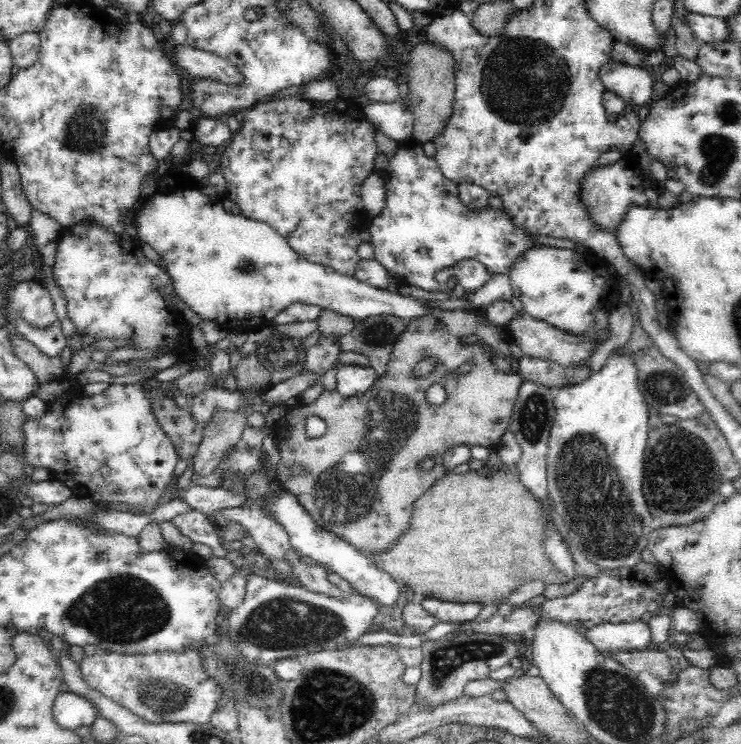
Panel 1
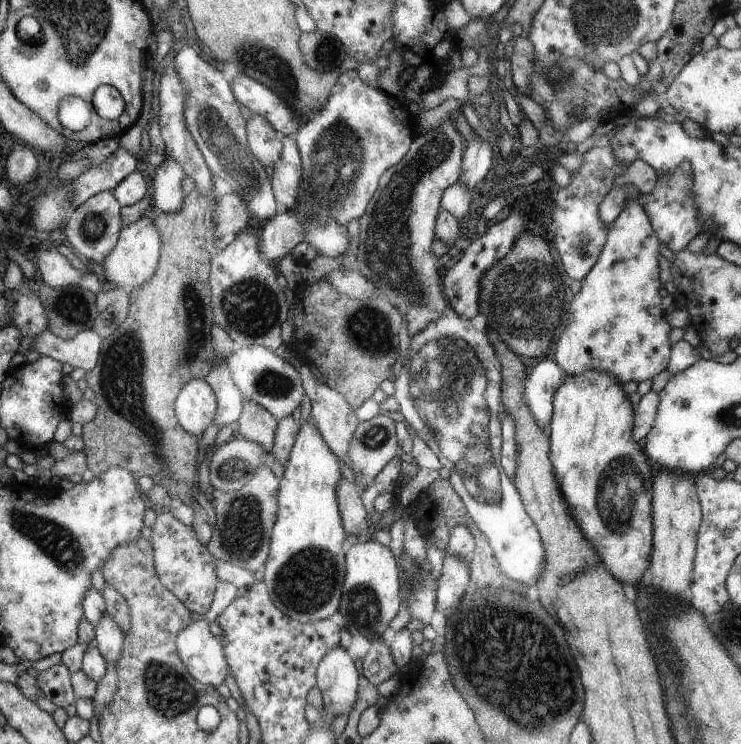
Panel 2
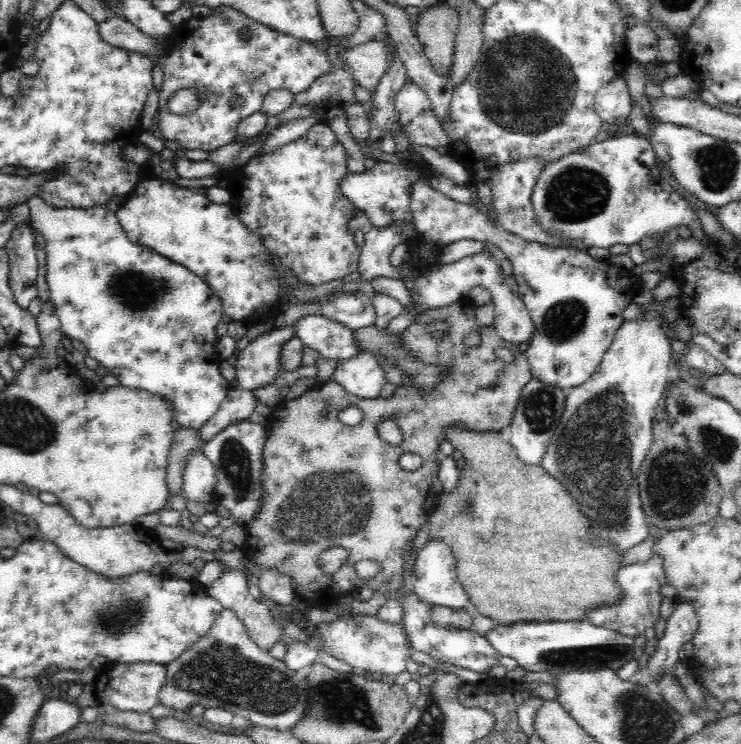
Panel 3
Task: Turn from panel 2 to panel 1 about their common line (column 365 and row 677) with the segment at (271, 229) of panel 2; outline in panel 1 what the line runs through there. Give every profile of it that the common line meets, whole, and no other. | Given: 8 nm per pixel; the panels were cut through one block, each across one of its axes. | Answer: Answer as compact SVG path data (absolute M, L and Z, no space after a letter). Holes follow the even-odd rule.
M192 640L188 648L180 648L180 651L131 654L99 649L94 655L84 655L80 660L80 673L92 690L148 722L206 724L223 697L222 687L209 677L200 659L200 650L208 644L208 640Z

